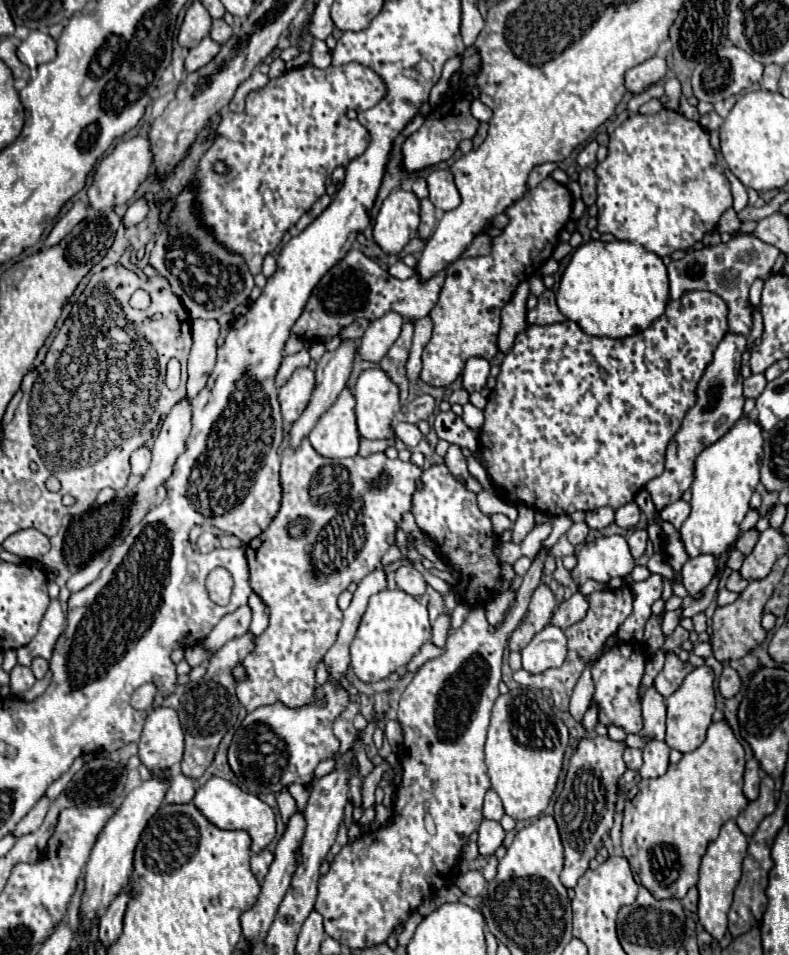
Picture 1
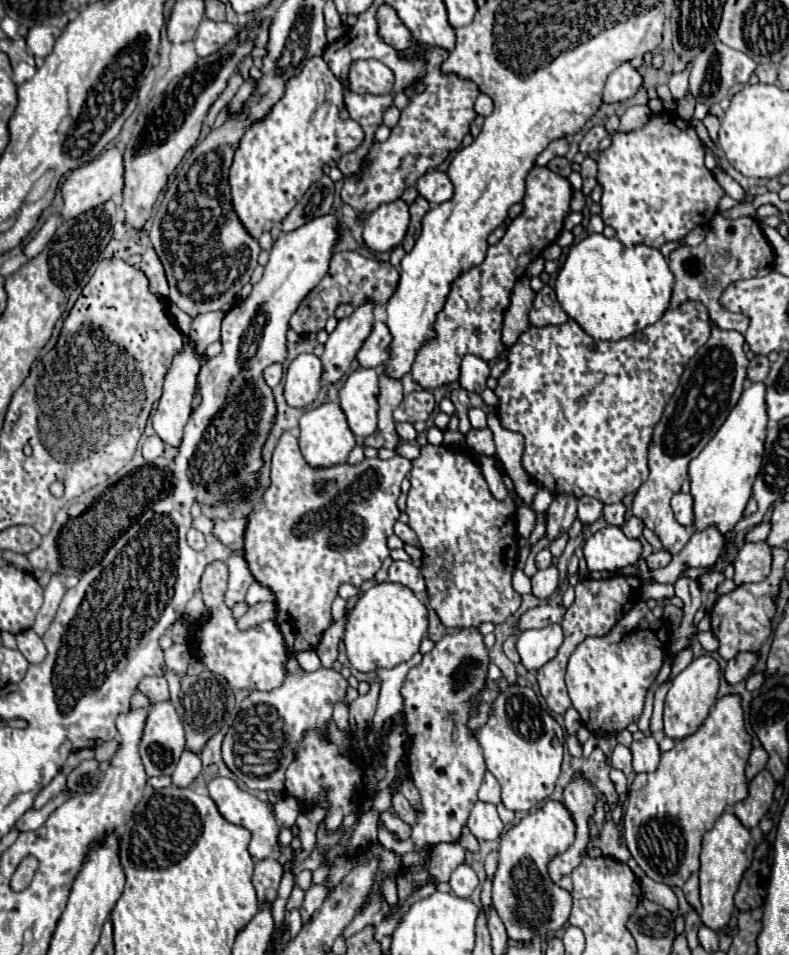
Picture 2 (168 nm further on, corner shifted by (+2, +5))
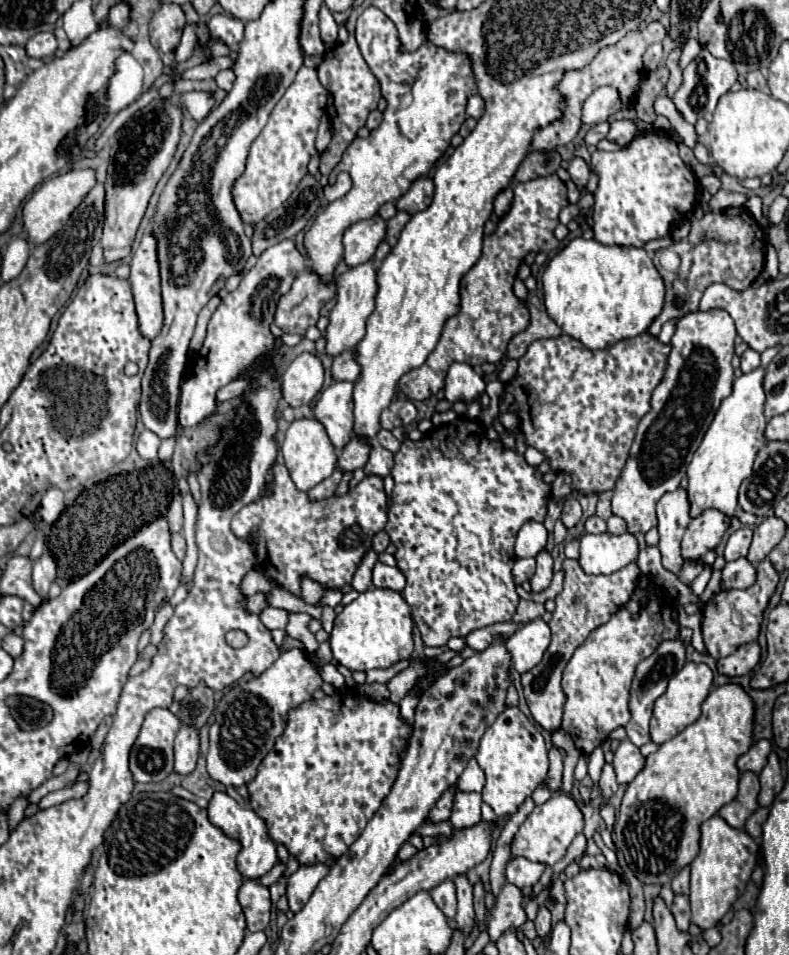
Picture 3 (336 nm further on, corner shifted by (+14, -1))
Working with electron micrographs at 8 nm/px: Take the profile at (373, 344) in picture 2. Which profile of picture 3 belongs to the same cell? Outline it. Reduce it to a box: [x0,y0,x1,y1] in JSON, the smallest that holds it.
[330,351,360,383]

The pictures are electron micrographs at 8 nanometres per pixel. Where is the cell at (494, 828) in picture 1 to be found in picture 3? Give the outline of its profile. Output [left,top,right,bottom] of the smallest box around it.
[450,789,482,829]

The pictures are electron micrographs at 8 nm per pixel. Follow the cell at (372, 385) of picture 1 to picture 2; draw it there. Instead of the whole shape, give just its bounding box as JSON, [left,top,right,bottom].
[340,369,378,437]

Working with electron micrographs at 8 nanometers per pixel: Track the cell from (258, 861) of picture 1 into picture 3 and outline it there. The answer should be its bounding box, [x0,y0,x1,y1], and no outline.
[238,879,270,931]

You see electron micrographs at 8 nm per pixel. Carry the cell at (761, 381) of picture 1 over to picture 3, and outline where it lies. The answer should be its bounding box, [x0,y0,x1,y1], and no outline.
[740,349,760,373]

